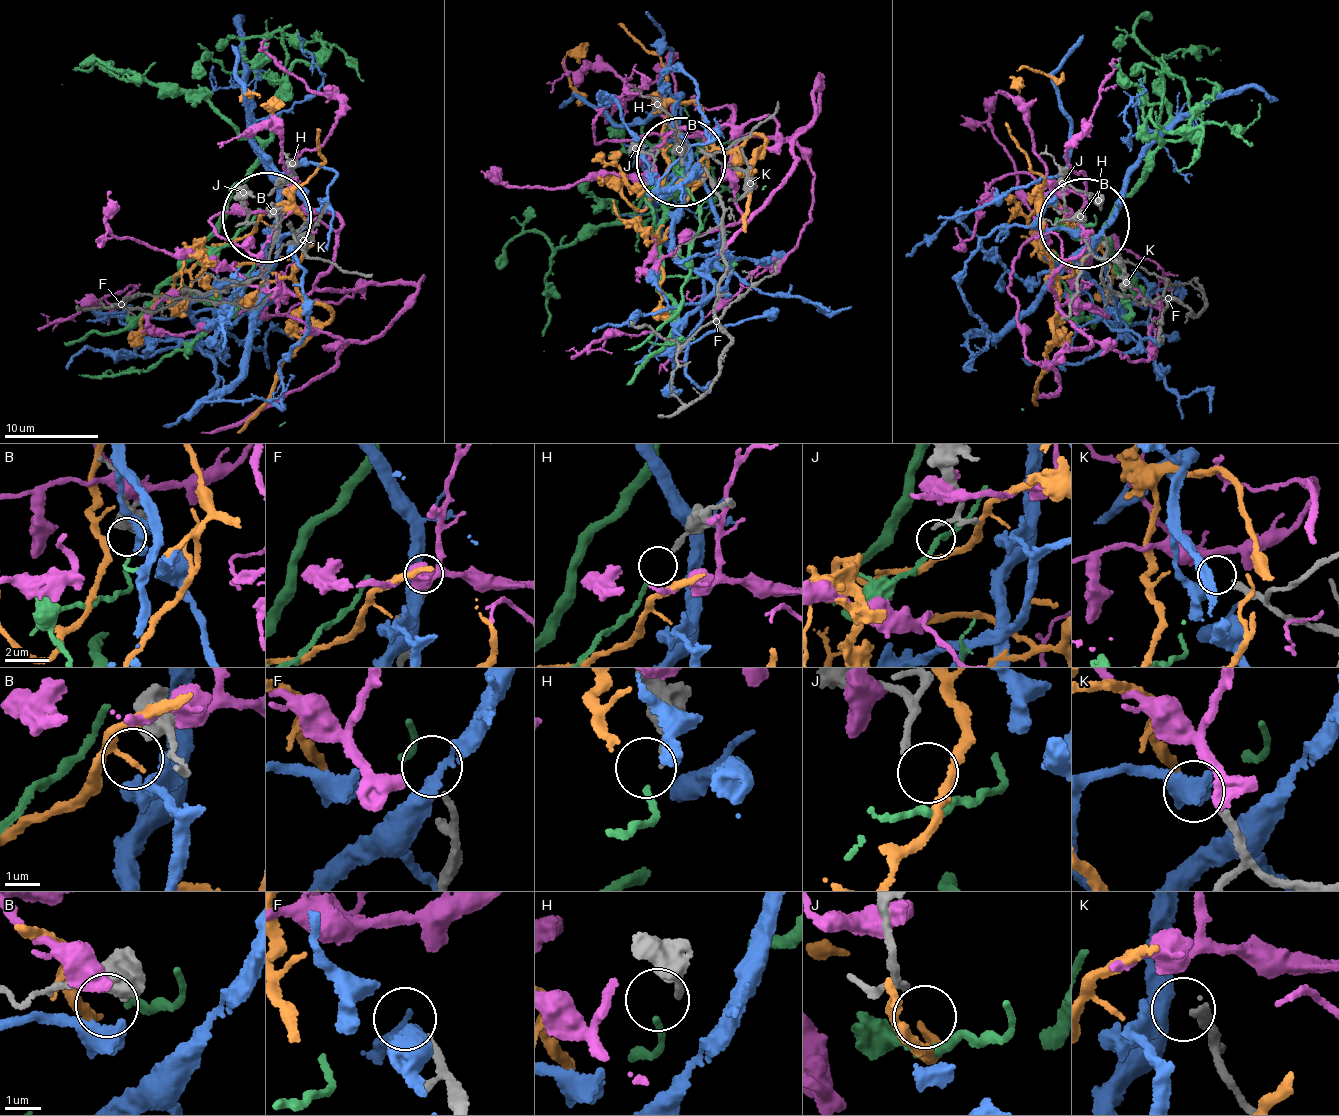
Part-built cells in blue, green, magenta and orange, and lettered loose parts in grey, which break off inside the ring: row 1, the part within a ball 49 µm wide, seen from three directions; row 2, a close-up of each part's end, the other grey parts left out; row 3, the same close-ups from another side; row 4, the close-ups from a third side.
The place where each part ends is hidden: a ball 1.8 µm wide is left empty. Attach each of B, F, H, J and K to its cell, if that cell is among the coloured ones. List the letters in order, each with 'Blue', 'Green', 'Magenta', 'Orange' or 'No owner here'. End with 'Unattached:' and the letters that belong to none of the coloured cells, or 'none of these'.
B: No owner here
F: No owner here
H: Green
J: Orange
K: Blue
Unattached: B, F

